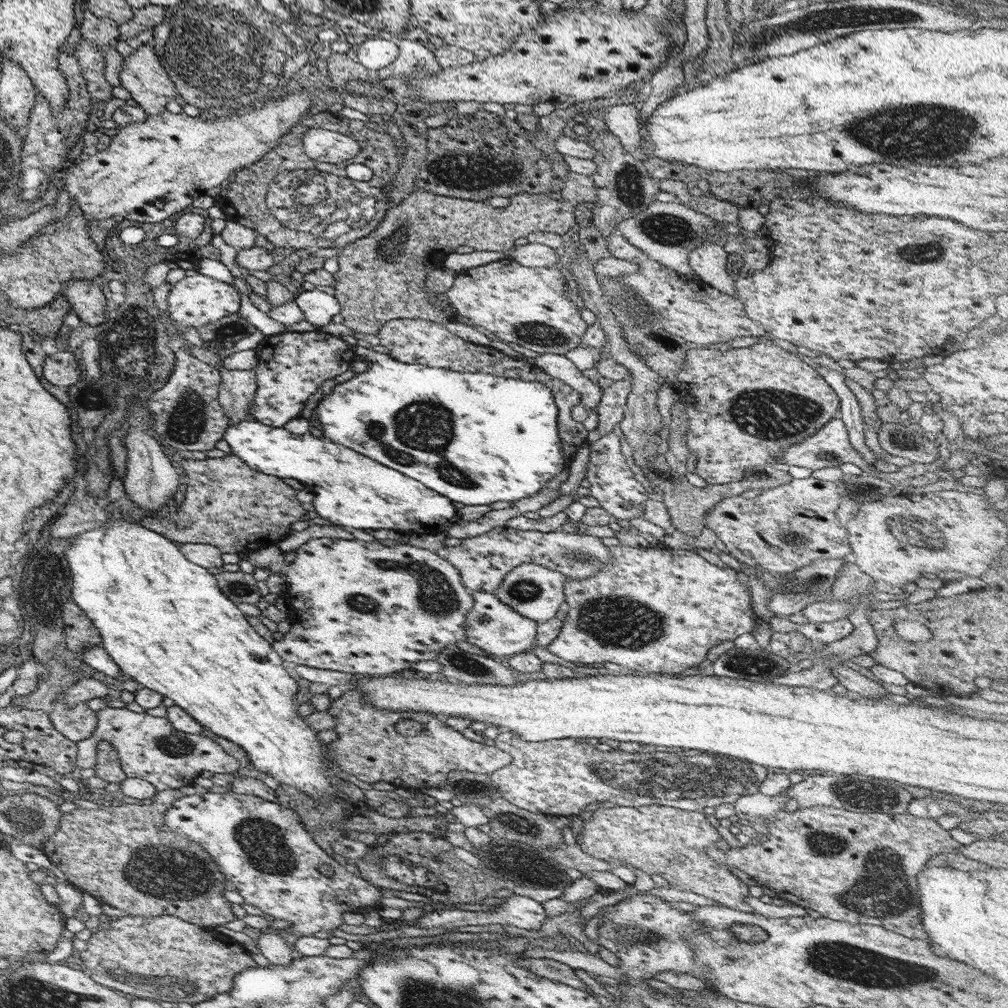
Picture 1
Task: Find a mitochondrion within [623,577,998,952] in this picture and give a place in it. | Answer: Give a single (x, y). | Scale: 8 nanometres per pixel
(880, 905)

